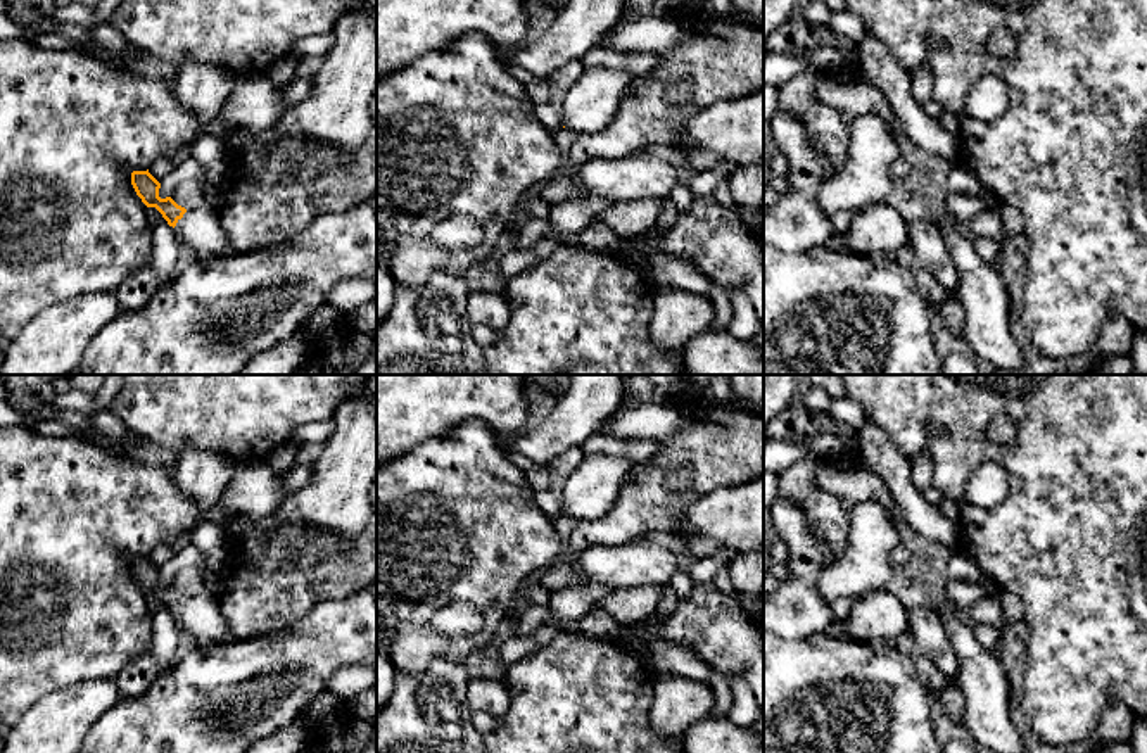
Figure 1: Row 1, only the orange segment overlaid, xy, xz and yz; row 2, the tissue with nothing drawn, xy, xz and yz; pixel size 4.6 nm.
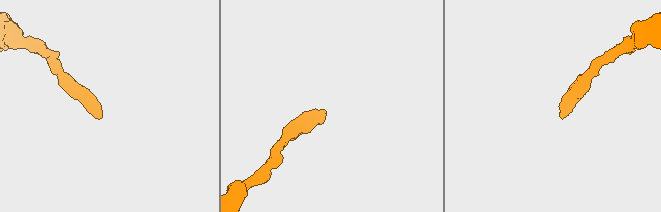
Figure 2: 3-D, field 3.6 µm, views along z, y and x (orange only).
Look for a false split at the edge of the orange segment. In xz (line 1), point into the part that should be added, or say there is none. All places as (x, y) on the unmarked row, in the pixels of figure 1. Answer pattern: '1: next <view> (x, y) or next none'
1: next none

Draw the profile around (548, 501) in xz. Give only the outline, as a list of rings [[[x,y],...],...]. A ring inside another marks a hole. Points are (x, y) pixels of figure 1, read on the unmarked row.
[[[558,489],[535,490],[534,499],[549,518],[554,520],[563,515]]]

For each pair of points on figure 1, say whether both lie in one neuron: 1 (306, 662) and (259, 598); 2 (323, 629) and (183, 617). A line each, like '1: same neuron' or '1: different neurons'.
1: different neurons
2: different neurons

